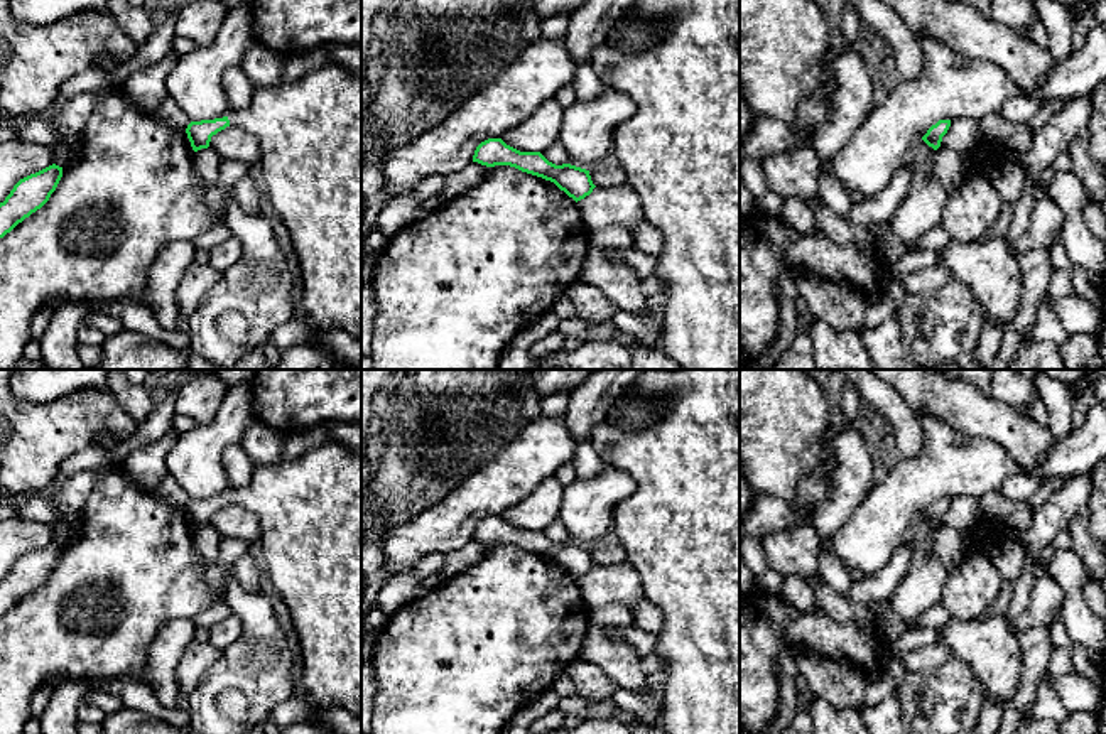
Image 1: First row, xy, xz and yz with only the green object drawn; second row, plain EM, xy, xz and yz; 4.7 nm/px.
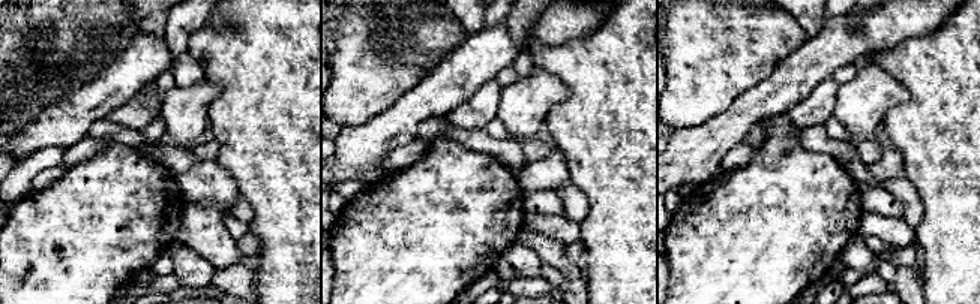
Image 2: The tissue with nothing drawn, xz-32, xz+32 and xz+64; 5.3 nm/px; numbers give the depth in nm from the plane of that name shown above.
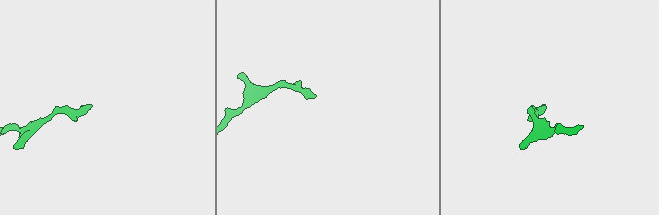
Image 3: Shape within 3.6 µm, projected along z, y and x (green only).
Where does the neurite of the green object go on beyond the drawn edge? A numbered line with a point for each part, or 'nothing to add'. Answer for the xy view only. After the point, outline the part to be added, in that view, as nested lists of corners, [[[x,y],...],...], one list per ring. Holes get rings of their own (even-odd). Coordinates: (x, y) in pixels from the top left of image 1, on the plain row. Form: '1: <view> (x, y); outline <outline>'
1: xy (309, 508); outline [[[328,442],[295,459],[255,464],[252,481],[228,498],[260,521],[263,572],[297,631],[309,700],[361,717],[361,456]]]

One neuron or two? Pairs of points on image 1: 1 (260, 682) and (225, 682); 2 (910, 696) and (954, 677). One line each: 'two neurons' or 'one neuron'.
1: one neuron
2: one neuron

